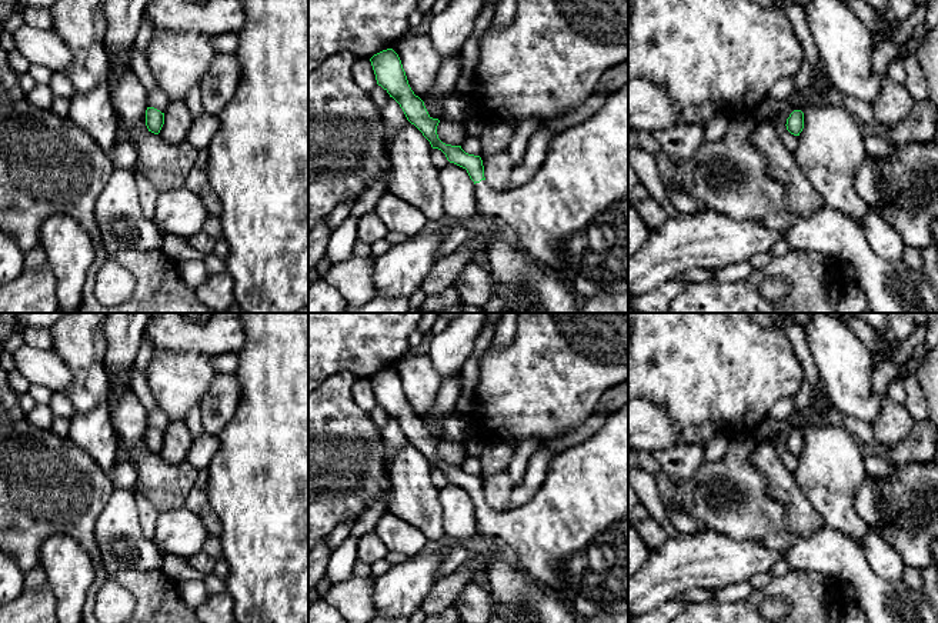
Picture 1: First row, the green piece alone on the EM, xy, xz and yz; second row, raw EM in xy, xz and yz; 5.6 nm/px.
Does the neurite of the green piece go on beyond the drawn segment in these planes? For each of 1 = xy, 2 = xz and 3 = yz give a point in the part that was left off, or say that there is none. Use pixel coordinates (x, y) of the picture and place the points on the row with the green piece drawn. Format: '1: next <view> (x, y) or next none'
1: next none
2: next xz (573, 216)
3: next none

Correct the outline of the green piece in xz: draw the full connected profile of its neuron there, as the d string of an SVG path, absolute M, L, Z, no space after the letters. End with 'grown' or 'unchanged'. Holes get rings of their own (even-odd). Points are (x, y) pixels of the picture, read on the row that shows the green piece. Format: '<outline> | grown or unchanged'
M387 49L374 54L370 61L377 84L400 104L407 120L423 133L433 149L441 150L450 163L467 170L475 184L480 216L505 221L515 231L518 246L535 261L555 271L577 297L628 291L628 84L614 91L587 121L555 134L541 167L528 183L514 190L497 191L485 181L480 156L468 154L461 146L445 144L438 139L440 120L428 114L424 101L411 90L398 54Z | grown

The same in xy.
M147 107L146 110L146 126L148 131L158 134L164 124L164 113L154 107Z | unchanged

